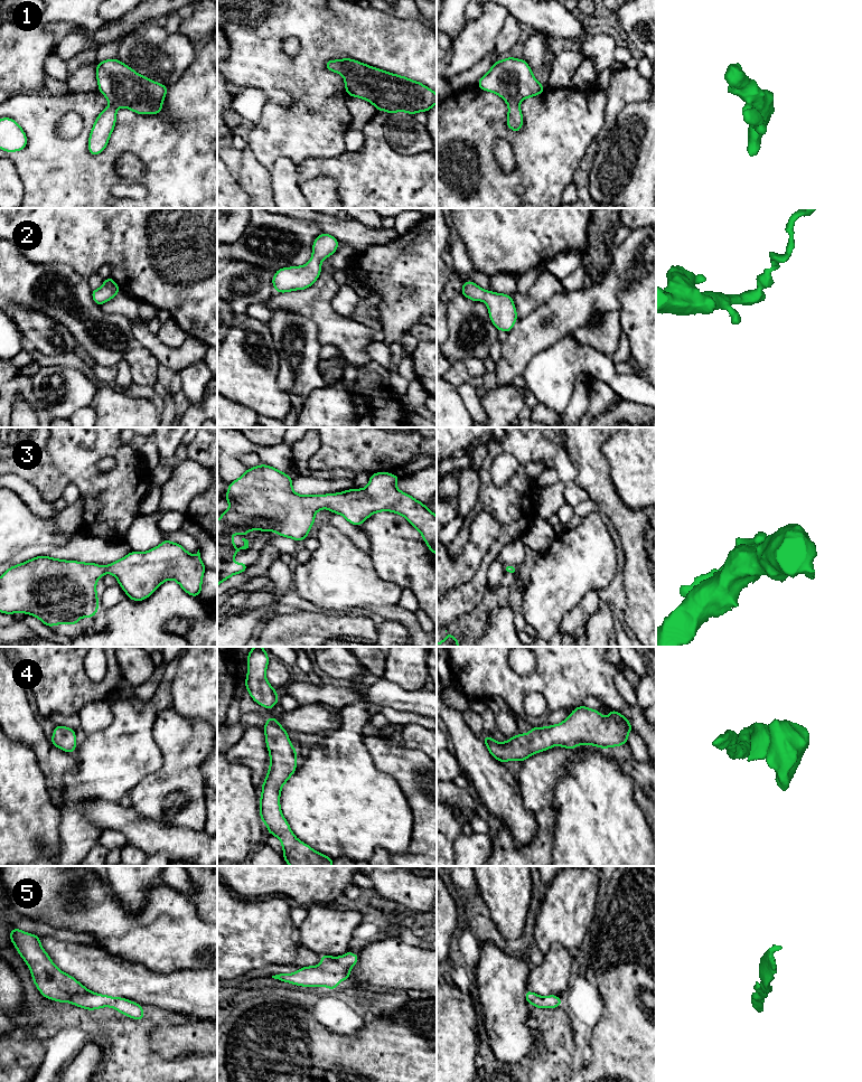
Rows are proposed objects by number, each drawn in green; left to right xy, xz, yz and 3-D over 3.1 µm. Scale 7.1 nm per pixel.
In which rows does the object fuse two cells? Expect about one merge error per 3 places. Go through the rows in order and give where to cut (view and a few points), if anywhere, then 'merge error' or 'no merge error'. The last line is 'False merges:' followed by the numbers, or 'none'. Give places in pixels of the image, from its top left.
1: no cut; no merge error
2: no cut; no merge error
3: no cut; no merge error
4: no cut; no merge error
5: no cut; no merge error
False merges: none

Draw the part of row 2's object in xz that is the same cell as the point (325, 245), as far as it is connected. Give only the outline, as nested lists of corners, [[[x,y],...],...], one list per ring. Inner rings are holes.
[[[322,233],[312,244],[312,256],[302,266],[283,267],[275,272],[272,284],[277,292],[291,292],[311,286],[321,273],[321,261],[337,251],[339,242]]]

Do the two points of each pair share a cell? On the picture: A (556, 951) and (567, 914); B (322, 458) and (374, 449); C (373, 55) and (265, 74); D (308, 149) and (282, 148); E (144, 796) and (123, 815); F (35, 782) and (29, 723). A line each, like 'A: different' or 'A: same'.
A: different
B: same
C: same
D: same
E: different
F: different

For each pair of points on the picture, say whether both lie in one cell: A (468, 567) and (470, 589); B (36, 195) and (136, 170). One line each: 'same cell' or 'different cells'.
A: different cells
B: different cells

